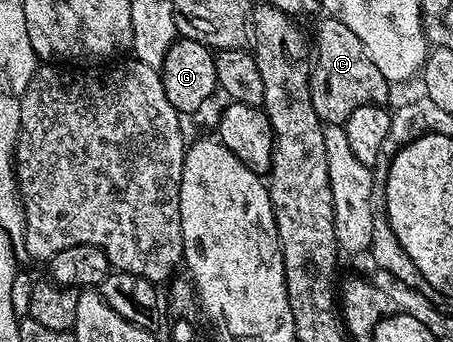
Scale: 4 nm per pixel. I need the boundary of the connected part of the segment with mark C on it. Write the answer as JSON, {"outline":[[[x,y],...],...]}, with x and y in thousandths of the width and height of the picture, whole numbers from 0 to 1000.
{"outline":[[[715,50],[698,91],[698,149],[689,155],[684,275],[698,336],[713,363],[753,365],[781,316],[804,304],[854,304],[861,240],[843,219],[777,88],[731,50]]]}

